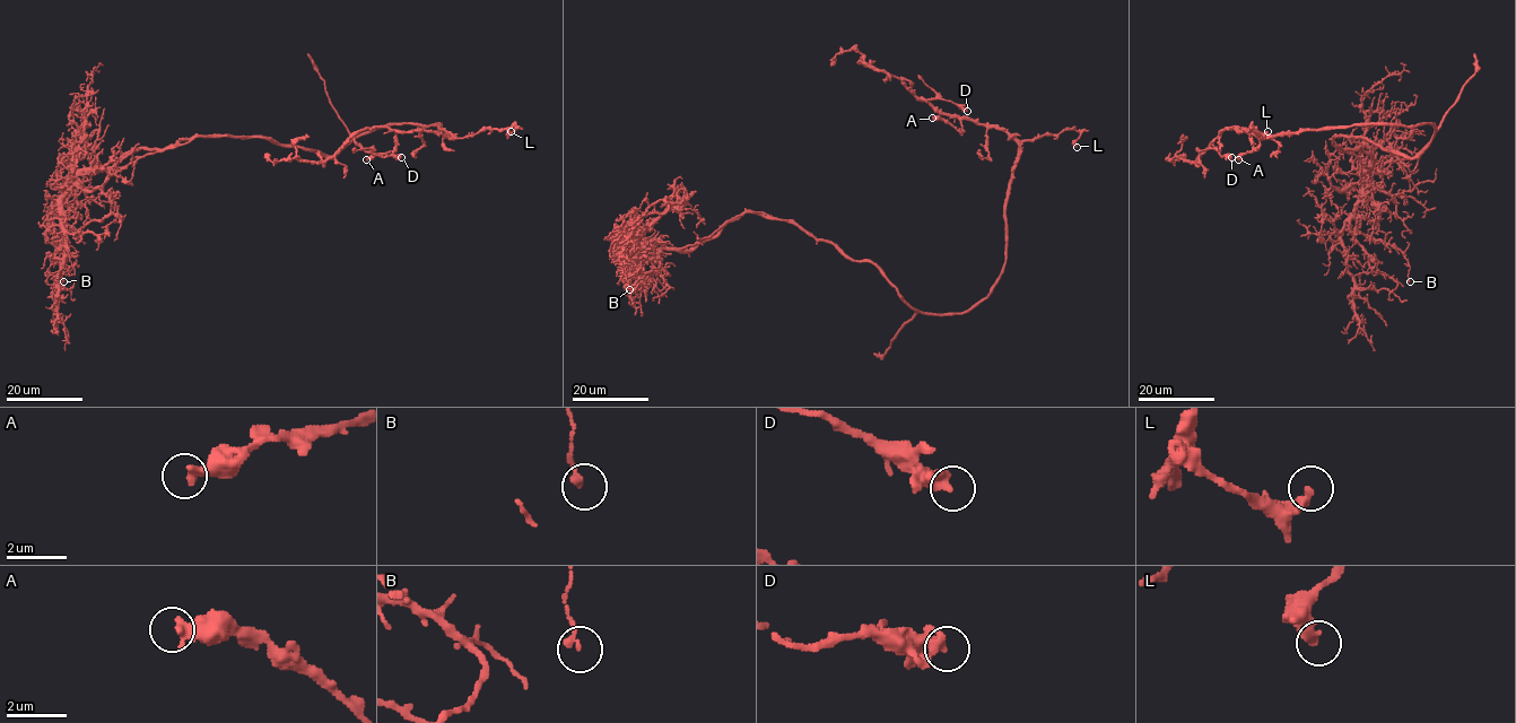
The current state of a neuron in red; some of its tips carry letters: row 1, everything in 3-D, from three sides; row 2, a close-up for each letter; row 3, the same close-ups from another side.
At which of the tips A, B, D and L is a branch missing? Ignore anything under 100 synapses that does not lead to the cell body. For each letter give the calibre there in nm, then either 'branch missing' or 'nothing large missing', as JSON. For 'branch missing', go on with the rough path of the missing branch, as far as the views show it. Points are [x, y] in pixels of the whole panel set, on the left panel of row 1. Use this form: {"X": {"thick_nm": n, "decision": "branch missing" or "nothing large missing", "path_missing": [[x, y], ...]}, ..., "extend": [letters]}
{"A": {"thick_nm": 360, "decision": "nothing large missing"}, "B": {"thick_nm": 240, "decision": "nothing large missing"}, "D": {"thick_nm": 440, "decision": "nothing large missing"}, "L": {"thick_nm": 340, "decision": "nothing large missing"}, "extend": []}

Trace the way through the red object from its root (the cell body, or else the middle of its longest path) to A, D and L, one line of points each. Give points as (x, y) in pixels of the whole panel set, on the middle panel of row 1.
A: (898, 295), (926, 314), (965, 313), (1005, 262), (1018, 144), (970, 120), (959, 132), (932, 118)
D: (898, 295), (926, 314), (965, 313), (989, 295), (1005, 262), (1005, 200), (1018, 144), (920, 98), (967, 111)
L: (898, 295), (926, 314), (975, 307), (1005, 262), (1005, 200), (1018, 147), (1065, 129), (1080, 132), (1077, 147)

